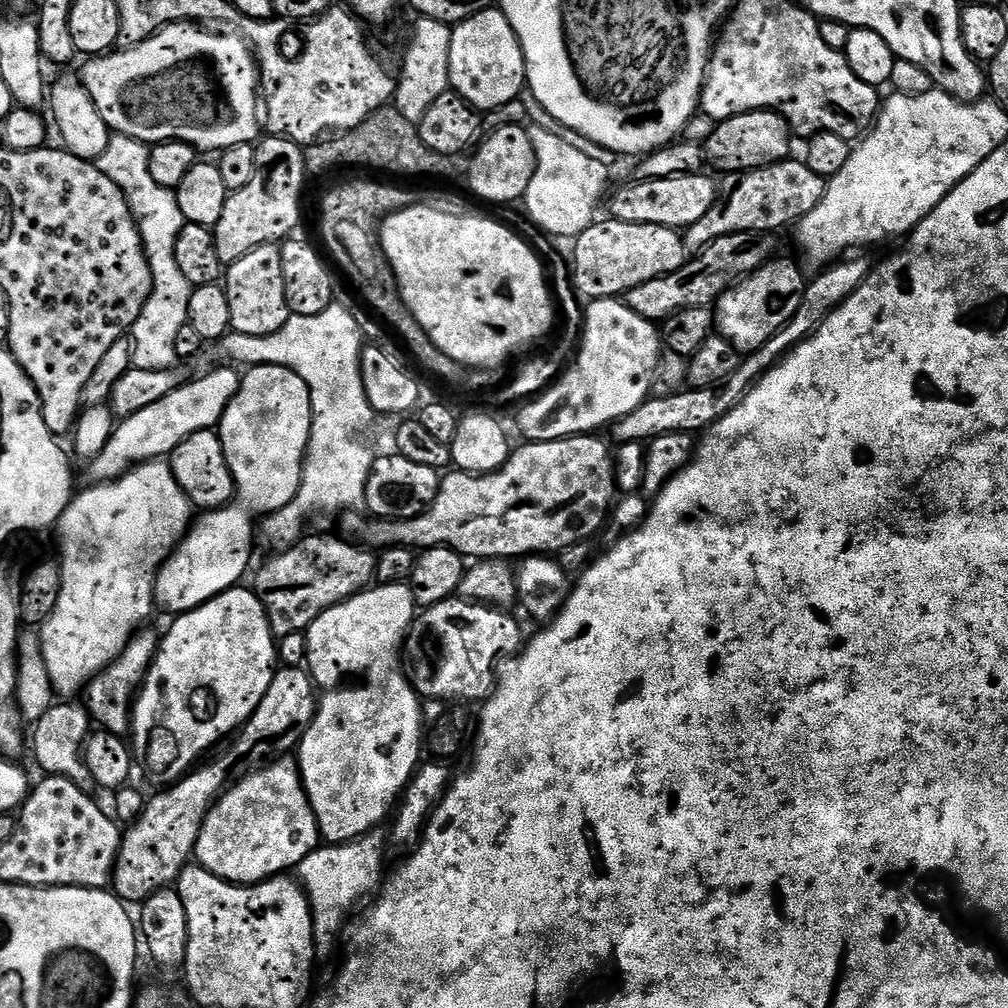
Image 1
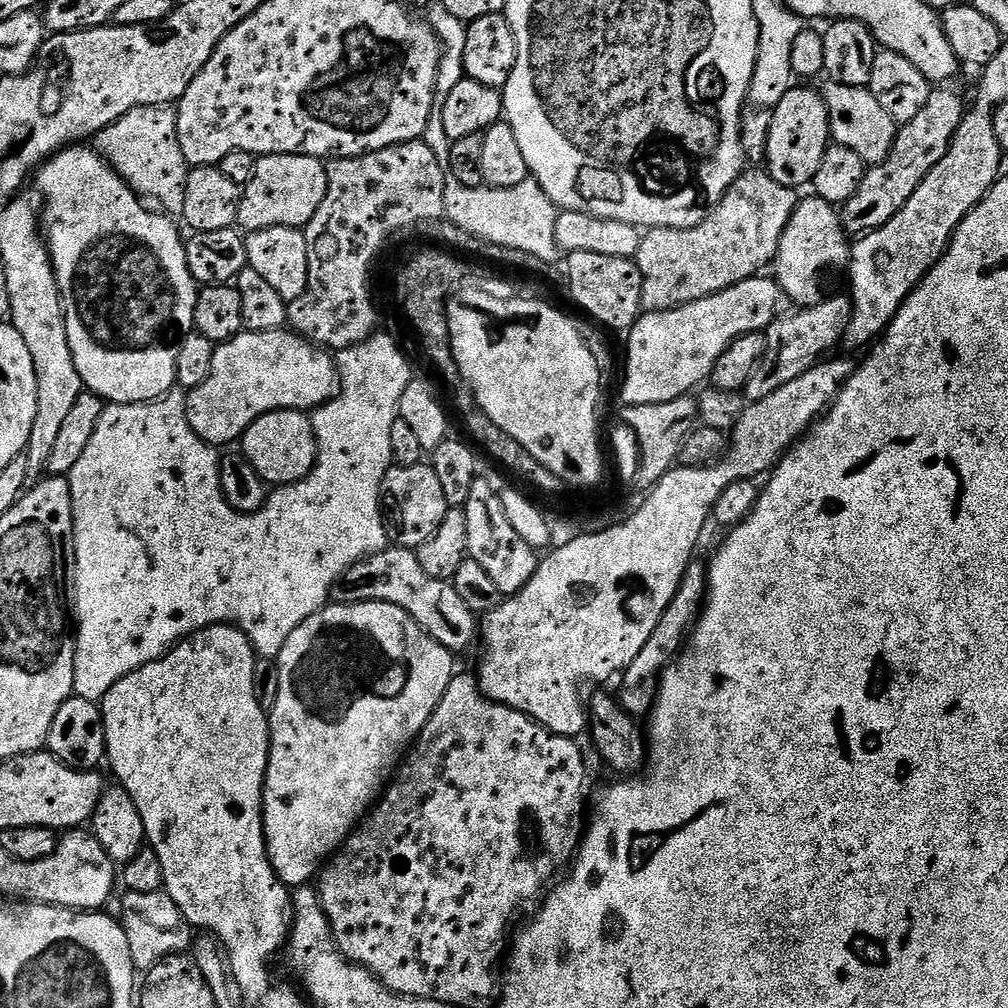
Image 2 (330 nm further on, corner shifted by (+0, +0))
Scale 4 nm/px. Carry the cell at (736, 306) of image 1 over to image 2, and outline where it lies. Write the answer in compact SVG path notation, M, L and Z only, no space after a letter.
M809 194L797 203L794 214L782 234L780 249L774 261L774 279L800 308L809 308L828 299L832 283L841 279L850 259L850 237L844 231L841 213L821 196Z

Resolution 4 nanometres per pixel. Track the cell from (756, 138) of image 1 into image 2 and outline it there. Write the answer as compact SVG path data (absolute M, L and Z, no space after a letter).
M793 86L790 94L778 102L772 111L770 128L770 146L766 171L774 178L774 182L782 182L782 186L790 186L797 190L811 185L818 174L818 166L822 166L822 158L826 154L832 134L828 121L828 104L819 91L812 86Z

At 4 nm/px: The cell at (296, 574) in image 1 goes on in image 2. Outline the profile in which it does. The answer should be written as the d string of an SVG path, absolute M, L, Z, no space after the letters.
M389 546L359 560L353 568L346 570L330 593L337 604L361 604L362 602L386 602L406 610L414 622L443 646L447 652L459 654L478 640L477 613L466 606L458 590L447 580L430 578L422 570L415 551L410 548Z

